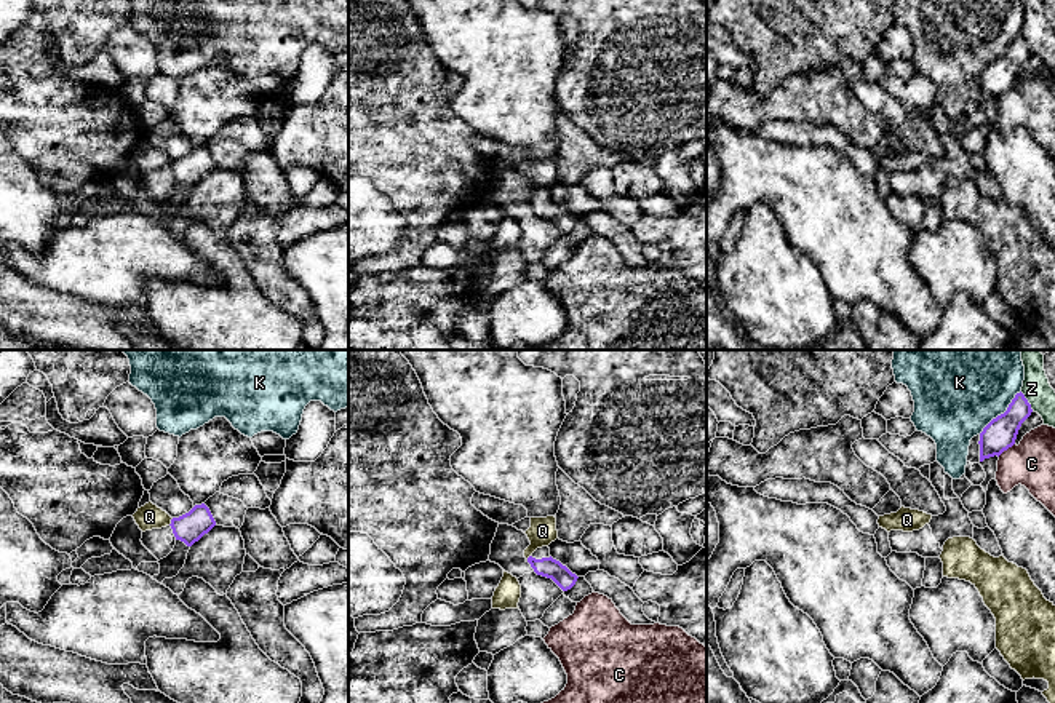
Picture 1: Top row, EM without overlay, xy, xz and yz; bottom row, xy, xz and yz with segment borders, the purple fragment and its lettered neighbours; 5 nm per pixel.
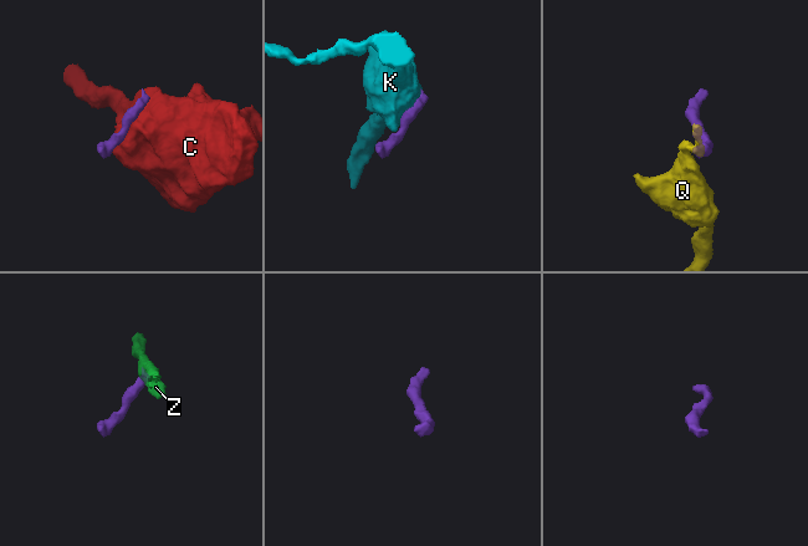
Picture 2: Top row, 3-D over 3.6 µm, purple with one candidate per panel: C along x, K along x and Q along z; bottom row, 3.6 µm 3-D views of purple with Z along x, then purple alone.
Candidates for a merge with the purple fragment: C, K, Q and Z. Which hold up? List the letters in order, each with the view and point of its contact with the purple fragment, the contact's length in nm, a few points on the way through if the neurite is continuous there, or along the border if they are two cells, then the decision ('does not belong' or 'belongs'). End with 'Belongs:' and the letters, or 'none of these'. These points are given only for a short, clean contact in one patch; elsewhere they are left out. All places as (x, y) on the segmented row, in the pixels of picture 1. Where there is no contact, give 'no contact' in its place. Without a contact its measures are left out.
C: yz (1006, 449) | 110 nm | does not belong
K: yz (1001, 414) | 300 nm | does not belong
Q: xy (171, 521) | 50 nm | along xy (173, 518), (168, 524) | does not belong
Z: yz (1027, 401) | 120 nm | along yz (1020, 392), (1033, 409) | does not belong
Belongs: none of these

